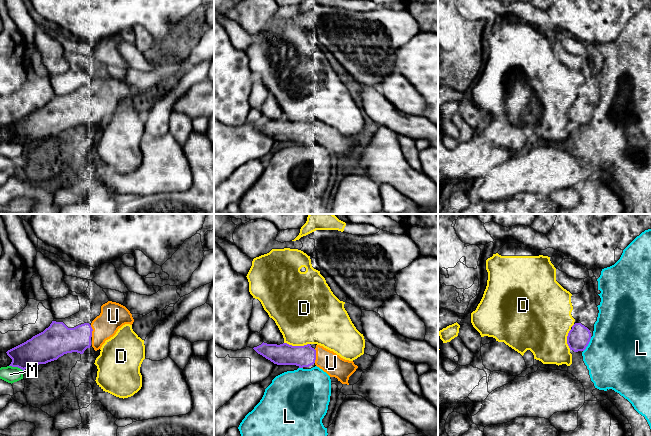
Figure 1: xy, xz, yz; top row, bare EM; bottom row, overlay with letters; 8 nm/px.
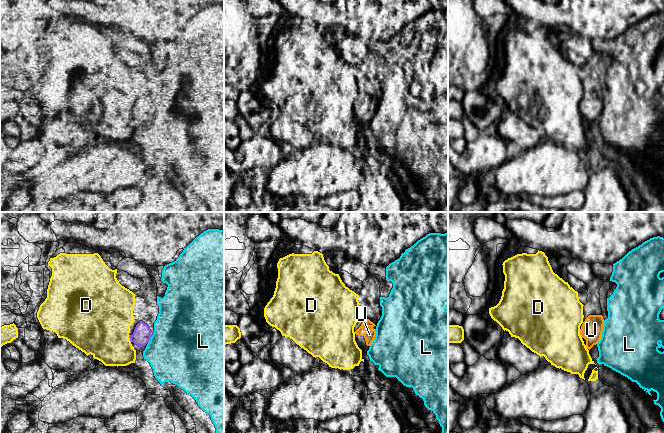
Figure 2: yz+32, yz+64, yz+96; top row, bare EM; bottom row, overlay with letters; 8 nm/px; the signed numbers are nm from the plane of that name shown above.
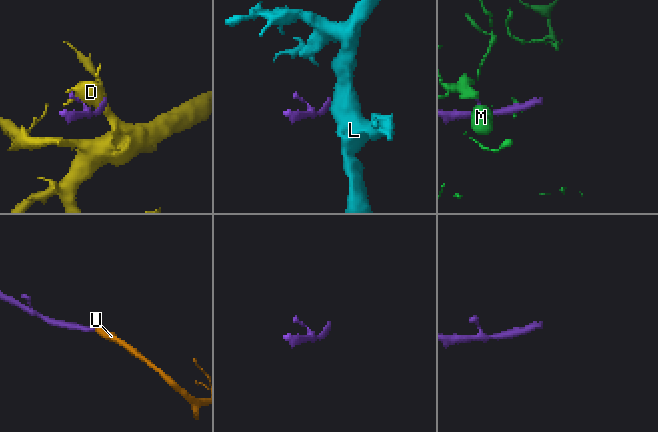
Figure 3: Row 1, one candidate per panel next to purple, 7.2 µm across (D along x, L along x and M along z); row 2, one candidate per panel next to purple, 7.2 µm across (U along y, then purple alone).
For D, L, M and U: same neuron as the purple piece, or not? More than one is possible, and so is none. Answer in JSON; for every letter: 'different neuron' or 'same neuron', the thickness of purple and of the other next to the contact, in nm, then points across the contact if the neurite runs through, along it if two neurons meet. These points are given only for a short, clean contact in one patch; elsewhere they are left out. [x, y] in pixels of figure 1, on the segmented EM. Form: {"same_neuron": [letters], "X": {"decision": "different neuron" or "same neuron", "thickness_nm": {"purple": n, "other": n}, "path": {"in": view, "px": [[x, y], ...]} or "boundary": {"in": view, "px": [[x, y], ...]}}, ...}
{"same_neuron": ["U"], "D": {"decision": "different neuron", "thickness_nm": {"purple": 180, "other": 460}, "boundary": {"in": "xz", "px": [[284, 342], [290, 345], [309, 344]]}}, "L": {"decision": "different neuron", "thickness_nm": {"purple": 180, "other": 500}, "boundary": {"in": "yz", "px": [[591, 337], [583, 351]]}}, "M": {"decision": "different neuron", "thickness_nm": {"purple": 240, "other": 130}, "boundary": {"in": "xy", "px": [[9, 365], [23, 370]]}}, "U": {"decision": "same neuron", "thickness_nm": {"purple": 180, "other": 170}, "path": {"in": "xz", "px": [[284, 354], [315, 356], [321, 356], [331, 363]]}}}

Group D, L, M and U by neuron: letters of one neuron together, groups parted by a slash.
D / L / M / U

